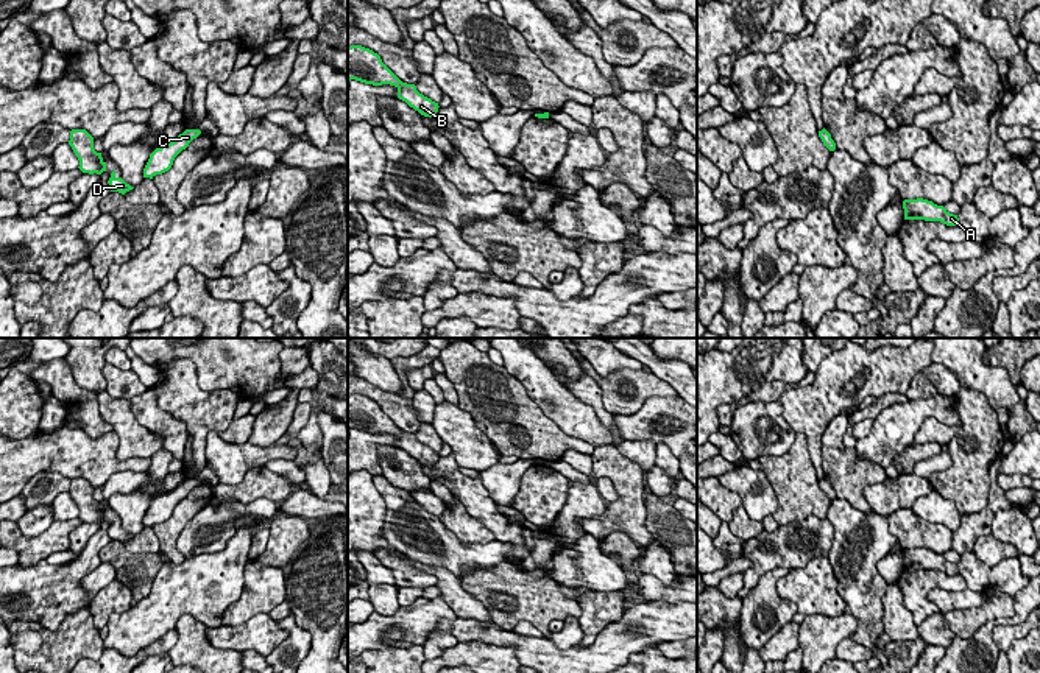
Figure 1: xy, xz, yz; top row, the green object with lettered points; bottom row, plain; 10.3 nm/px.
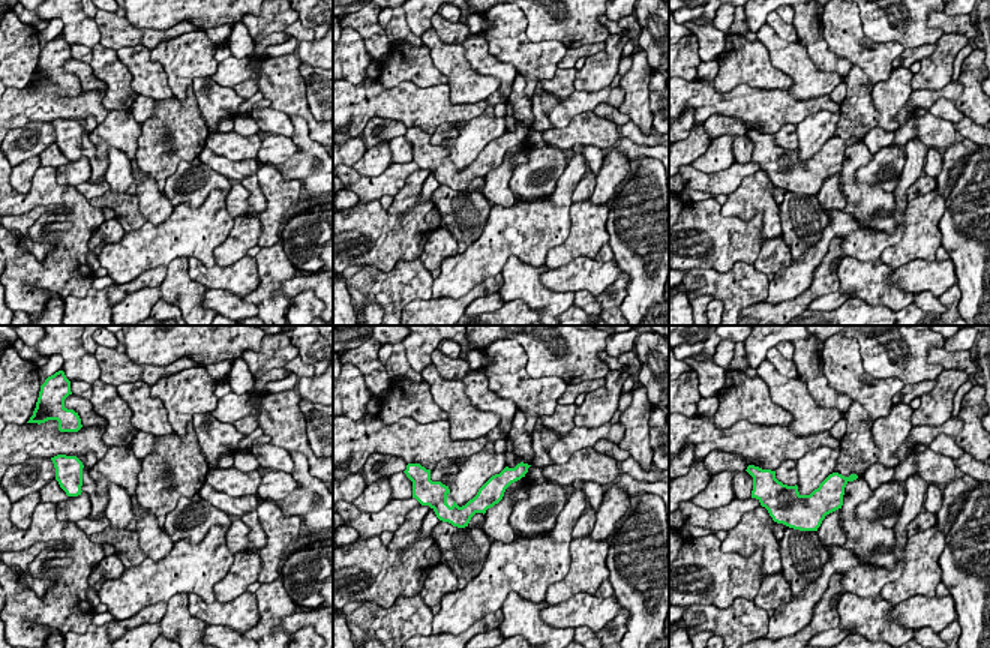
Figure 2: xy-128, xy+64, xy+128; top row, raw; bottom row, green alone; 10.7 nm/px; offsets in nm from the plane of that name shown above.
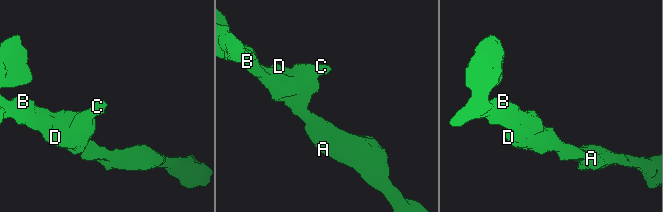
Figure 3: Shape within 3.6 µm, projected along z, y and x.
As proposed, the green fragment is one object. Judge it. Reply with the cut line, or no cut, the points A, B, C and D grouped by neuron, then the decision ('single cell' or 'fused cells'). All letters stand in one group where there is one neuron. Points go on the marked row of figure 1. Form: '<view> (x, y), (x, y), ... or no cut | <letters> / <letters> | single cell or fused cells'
no cut | A B C D | single cell

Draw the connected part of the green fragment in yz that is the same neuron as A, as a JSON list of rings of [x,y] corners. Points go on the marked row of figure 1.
[[[917,198],[904,199],[904,220],[925,220],[925,221],[940,221],[946,226],[957,226],[957,215],[950,213],[943,206],[937,206],[932,201]]]

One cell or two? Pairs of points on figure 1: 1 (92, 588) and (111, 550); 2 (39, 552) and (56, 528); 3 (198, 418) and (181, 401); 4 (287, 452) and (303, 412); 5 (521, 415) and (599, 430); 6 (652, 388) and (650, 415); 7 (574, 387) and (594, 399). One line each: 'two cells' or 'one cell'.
1: two cells
2: one cell
3: one cell
4: two cells
5: two cells
6: two cells
7: one cell

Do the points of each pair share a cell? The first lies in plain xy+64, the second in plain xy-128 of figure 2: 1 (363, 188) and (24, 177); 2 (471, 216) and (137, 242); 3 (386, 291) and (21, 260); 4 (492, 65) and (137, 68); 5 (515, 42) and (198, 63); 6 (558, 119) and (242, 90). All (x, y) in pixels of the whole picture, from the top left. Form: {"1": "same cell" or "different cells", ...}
{"1": "different cells", "2": "different cells", "3": "same cell", "4": "same cell", "5": "same cell", "6": "different cells"}

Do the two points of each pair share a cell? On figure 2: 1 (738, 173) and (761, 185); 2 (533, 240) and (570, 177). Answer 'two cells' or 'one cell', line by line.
1: two cells
2: one cell

